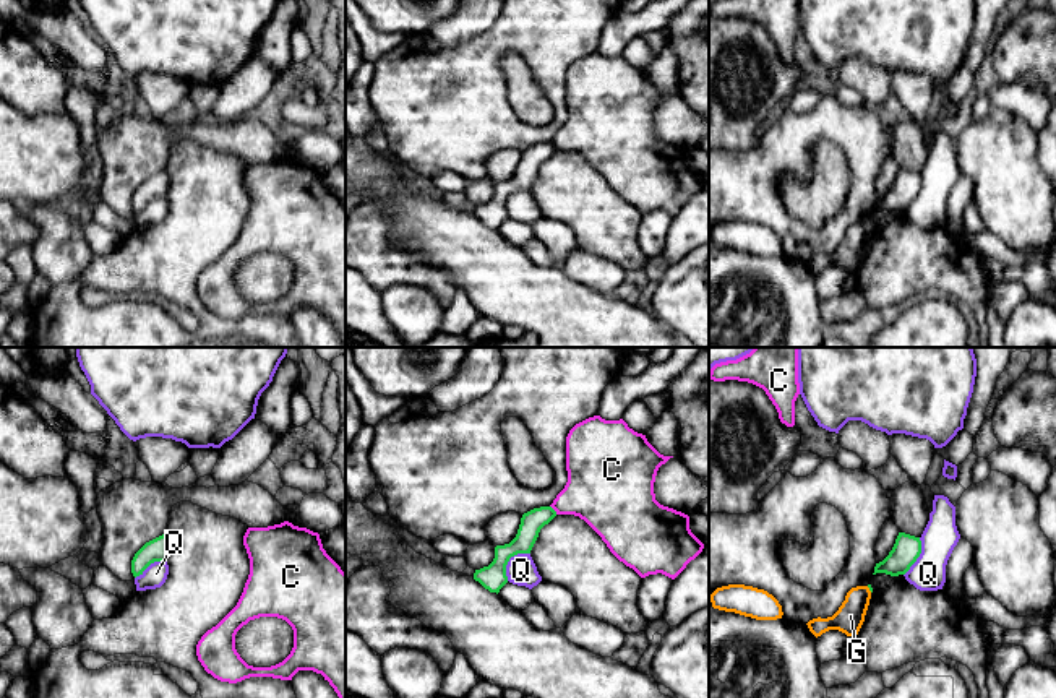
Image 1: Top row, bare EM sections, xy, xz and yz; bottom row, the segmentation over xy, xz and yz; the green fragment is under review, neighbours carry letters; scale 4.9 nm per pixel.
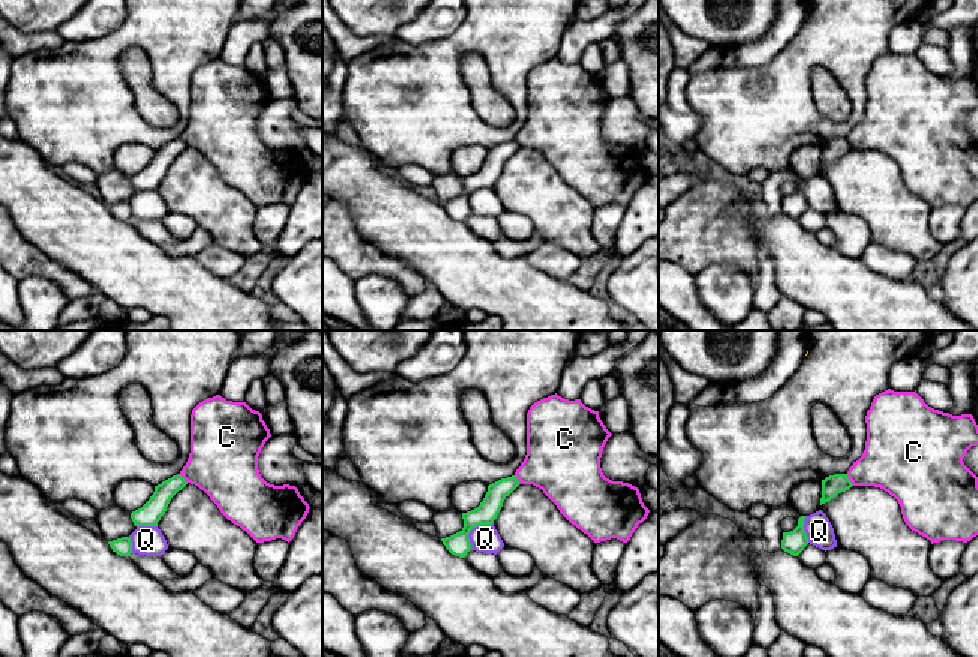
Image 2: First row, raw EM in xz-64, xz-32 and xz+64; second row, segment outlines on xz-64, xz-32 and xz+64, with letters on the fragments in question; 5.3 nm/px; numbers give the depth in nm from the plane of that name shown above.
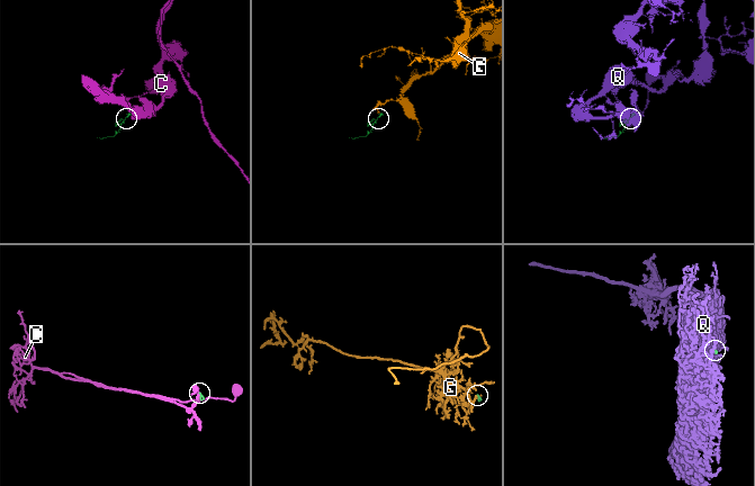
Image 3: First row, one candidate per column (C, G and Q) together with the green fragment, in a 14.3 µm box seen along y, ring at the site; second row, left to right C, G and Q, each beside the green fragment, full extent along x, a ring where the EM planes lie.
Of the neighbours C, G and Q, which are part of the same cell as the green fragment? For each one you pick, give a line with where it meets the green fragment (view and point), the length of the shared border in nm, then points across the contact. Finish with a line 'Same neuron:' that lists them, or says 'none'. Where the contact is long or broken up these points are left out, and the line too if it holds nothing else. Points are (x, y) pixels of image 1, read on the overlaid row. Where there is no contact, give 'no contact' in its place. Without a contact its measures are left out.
Same neuron: none

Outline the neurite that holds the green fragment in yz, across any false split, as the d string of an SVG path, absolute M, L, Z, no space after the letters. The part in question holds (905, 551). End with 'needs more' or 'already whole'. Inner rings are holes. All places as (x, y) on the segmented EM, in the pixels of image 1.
M899 532L895 544L889 555L876 563L874 573L886 573L891 576L905 575L910 567L916 562L921 554L921 541L920 537Z; already whole

